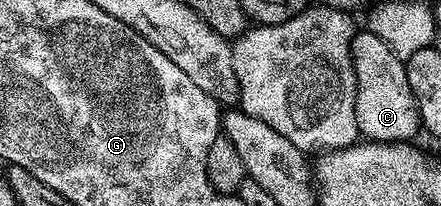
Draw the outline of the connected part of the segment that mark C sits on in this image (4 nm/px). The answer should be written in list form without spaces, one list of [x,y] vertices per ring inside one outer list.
[[[361,28],[353,35],[353,67],[357,81],[355,96],[355,120],[357,133],[362,139],[371,142],[408,143],[422,129],[421,117],[407,84],[407,72],[402,58],[395,56],[375,32]]]

